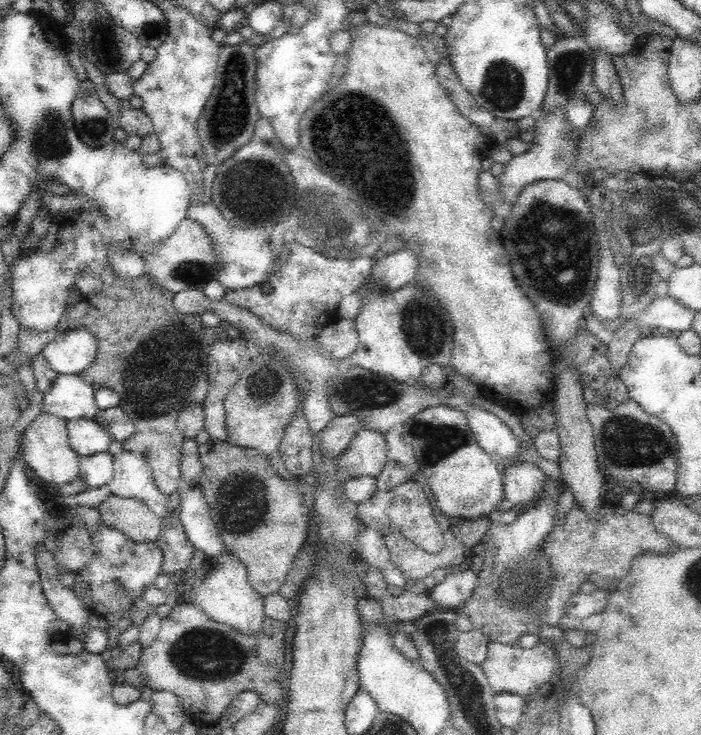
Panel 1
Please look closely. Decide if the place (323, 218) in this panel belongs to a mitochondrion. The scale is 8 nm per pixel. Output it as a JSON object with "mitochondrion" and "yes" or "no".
{"mitochondrion":"yes"}

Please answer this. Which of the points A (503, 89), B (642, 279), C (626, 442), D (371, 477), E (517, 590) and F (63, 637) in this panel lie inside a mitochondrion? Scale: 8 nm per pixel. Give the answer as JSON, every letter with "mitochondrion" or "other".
{"A":"mitochondrion","B":"mitochondrion","C":"mitochondrion","D":"other","E":"mitochondrion","F":"other"}

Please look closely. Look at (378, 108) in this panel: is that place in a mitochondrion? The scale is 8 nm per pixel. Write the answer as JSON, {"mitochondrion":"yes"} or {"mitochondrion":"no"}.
{"mitochondrion":"no"}

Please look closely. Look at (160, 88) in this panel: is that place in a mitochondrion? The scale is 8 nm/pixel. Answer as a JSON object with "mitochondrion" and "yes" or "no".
{"mitochondrion":"no"}

